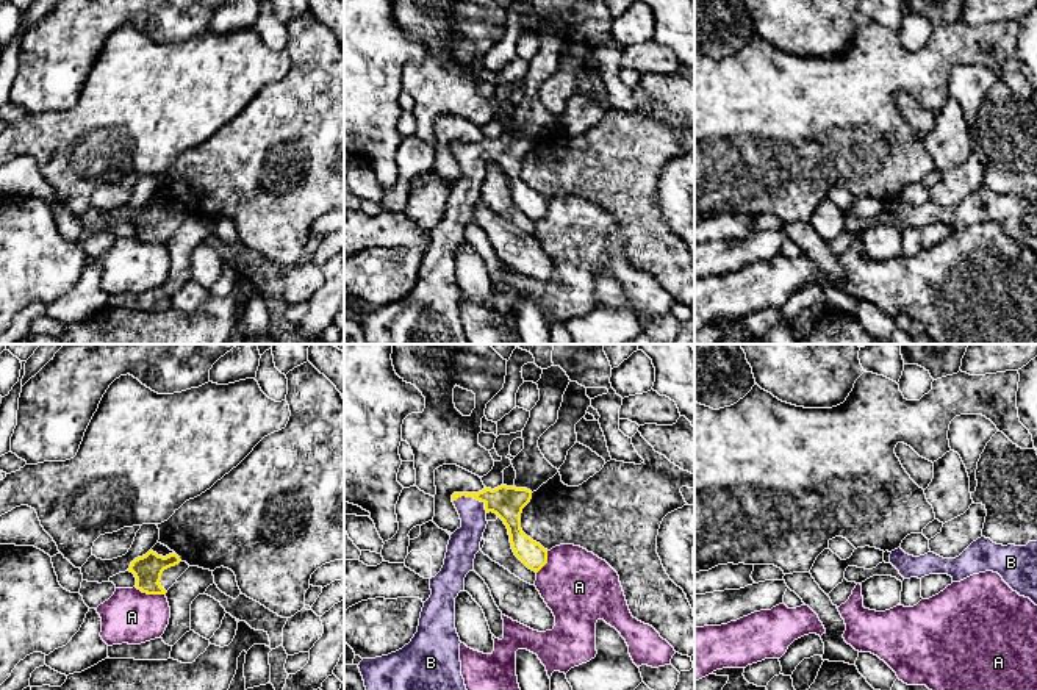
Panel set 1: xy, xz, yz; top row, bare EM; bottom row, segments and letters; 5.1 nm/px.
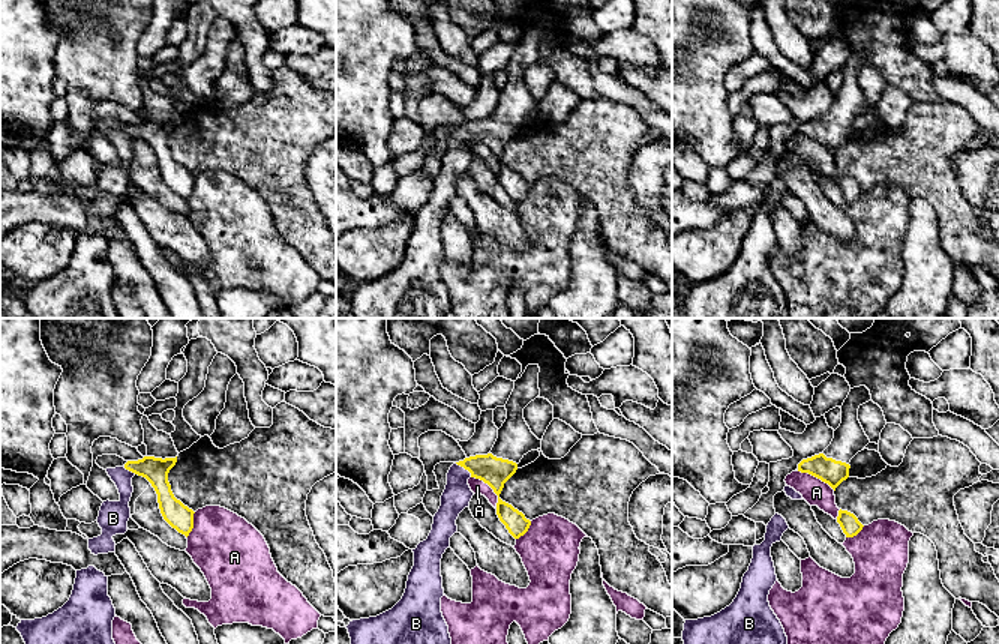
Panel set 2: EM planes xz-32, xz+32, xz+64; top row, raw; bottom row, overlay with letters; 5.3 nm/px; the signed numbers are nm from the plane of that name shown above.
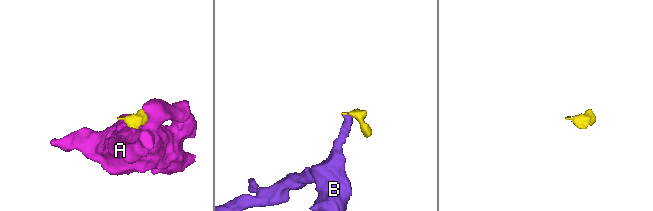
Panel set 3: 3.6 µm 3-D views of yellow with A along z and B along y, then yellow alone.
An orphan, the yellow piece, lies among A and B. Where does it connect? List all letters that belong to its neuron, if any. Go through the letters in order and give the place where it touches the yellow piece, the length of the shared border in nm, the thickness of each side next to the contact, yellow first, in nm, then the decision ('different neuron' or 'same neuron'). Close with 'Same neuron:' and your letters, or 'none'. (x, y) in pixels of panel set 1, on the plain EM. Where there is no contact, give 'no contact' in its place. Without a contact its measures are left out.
A: xy (150, 243) | 170 nm | 150/280 nm | different neuron
B: xz (473, 146) | 190 nm | 170/160 nm | same neuron
Same neuron: B

